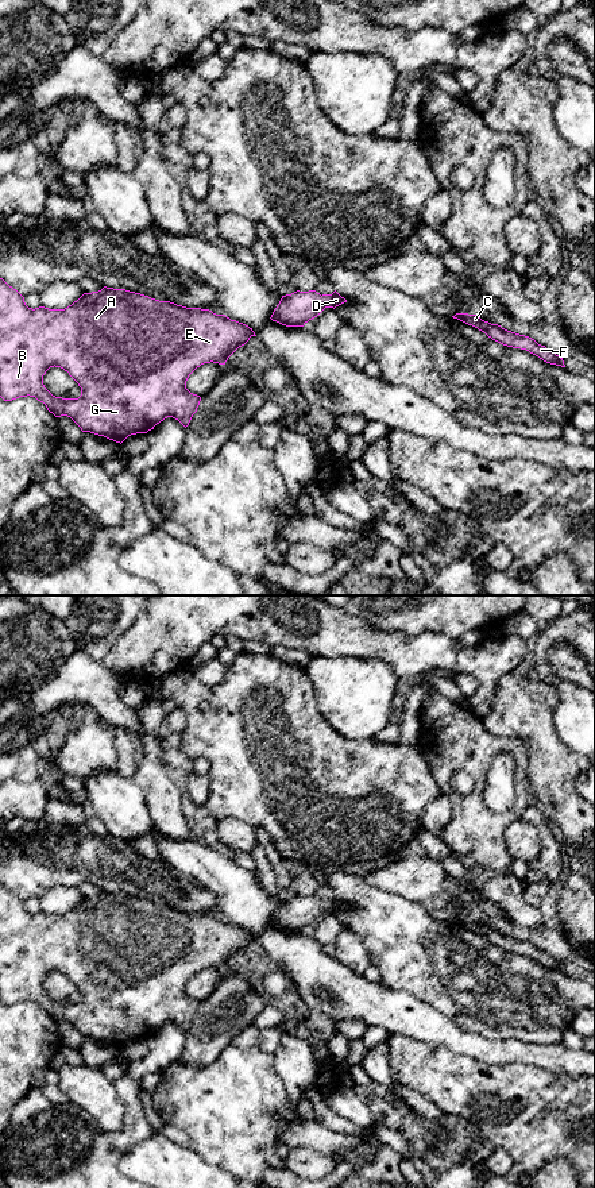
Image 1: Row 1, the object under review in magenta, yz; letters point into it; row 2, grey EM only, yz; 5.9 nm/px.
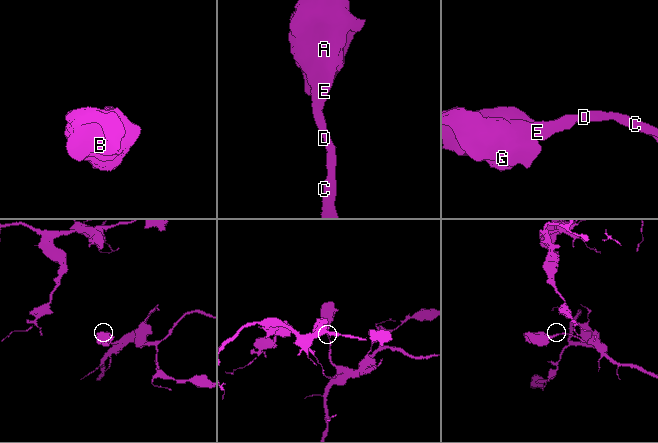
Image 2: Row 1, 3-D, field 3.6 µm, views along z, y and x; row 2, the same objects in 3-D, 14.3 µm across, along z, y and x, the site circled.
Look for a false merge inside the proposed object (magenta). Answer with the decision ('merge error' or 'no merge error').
no merge error

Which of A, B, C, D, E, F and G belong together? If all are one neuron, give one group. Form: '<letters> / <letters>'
A B C D E F G

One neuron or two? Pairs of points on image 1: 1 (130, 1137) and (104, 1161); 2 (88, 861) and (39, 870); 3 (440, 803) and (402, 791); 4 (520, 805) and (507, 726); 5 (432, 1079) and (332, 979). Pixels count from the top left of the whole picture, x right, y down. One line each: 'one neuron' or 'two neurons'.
1: one neuron
2: one neuron
3: two neurons
4: two neurons
5: two neurons

